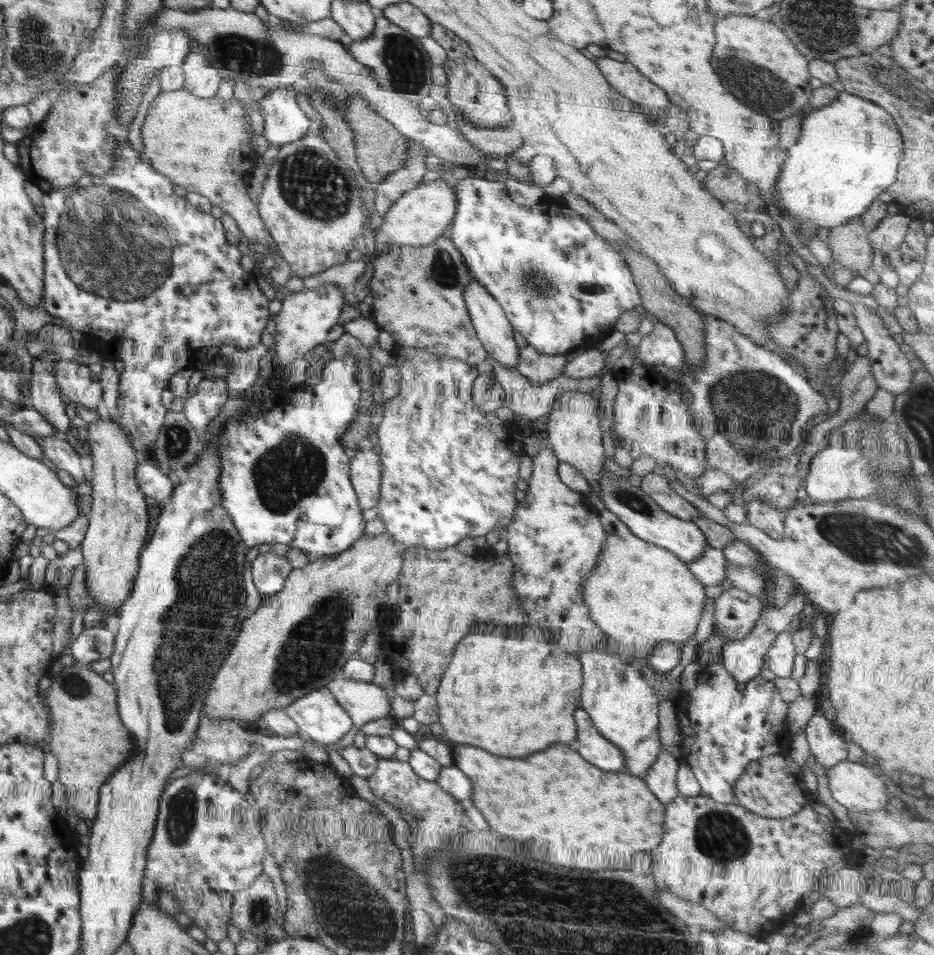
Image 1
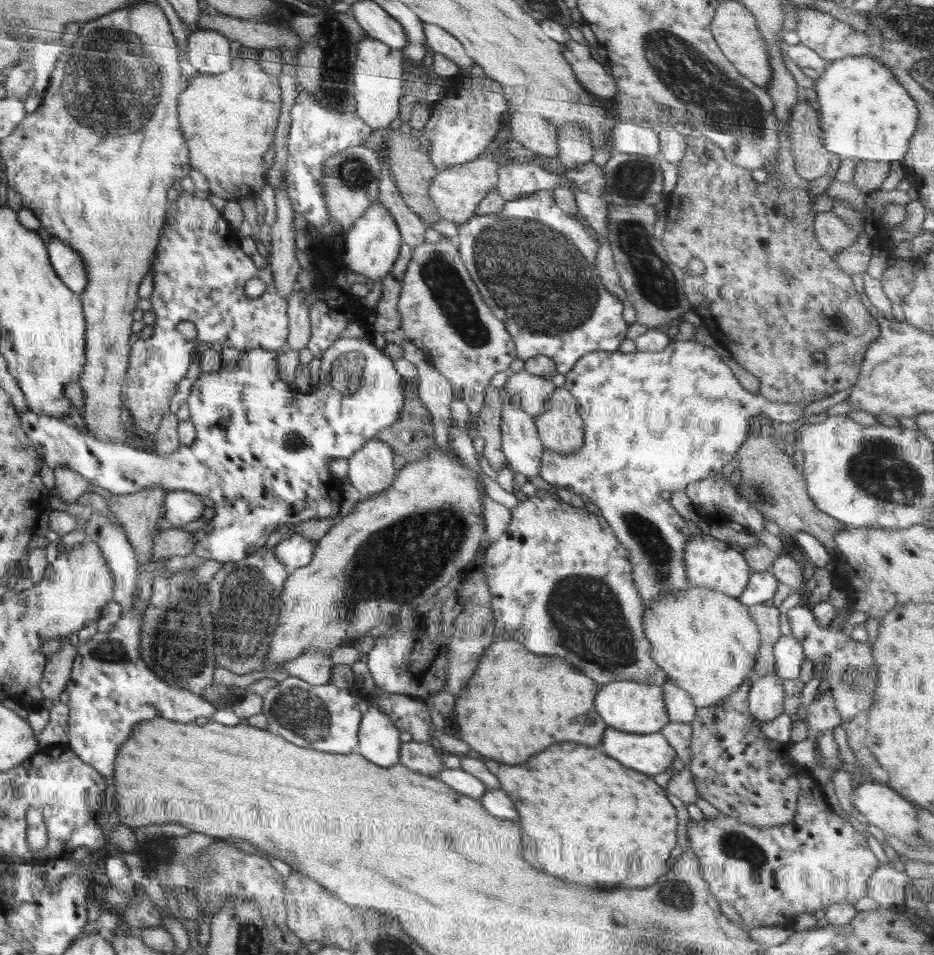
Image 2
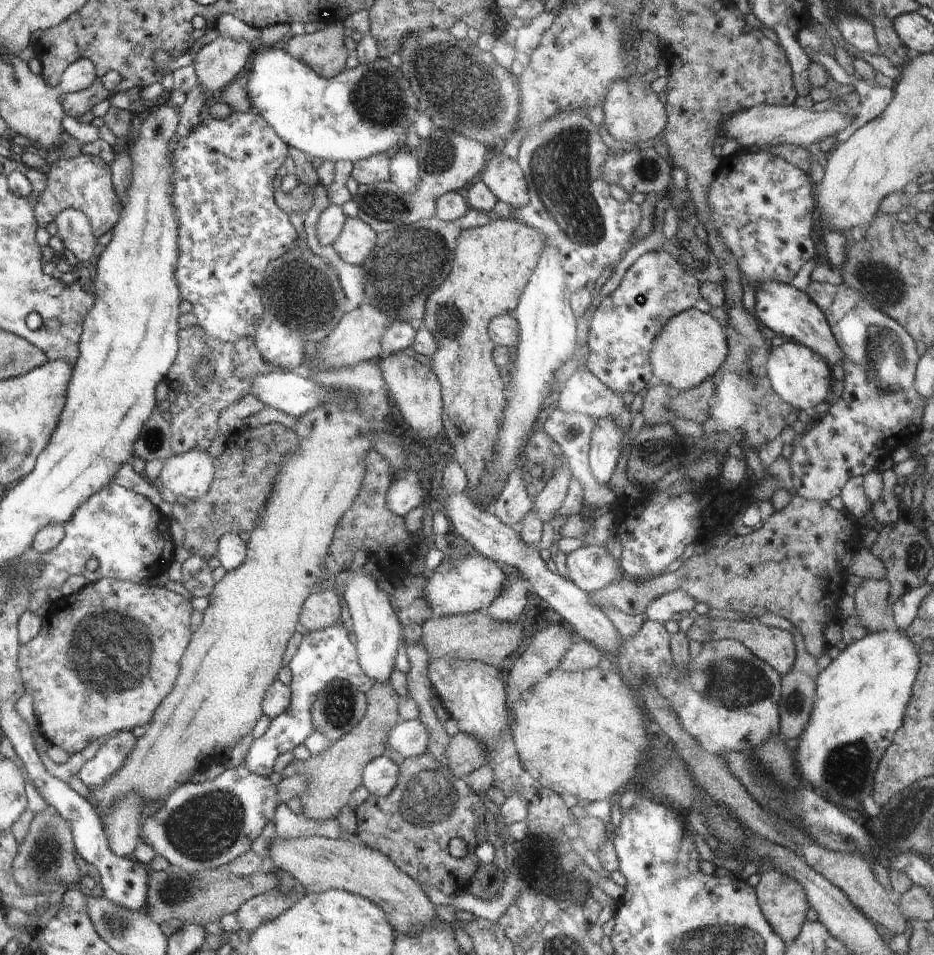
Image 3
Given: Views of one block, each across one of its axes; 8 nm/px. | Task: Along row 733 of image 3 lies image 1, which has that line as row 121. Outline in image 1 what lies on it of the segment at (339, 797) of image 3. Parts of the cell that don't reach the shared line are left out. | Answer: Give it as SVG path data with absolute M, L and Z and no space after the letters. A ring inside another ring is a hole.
M359 95L348 97L348 110L346 110L346 121L348 127L354 131L355 156L361 172L371 184L375 185L382 182L386 176L404 168L407 162L407 153L412 149L412 144L408 138L404 137L398 129L378 115L374 107L366 99Z

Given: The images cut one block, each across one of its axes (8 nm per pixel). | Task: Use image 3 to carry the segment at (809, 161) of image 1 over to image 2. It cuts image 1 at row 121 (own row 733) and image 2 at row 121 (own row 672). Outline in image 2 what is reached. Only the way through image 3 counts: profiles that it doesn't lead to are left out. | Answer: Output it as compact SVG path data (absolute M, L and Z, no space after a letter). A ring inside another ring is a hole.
M862 56L862 57L843 57L840 60L829 62L824 72L821 72L820 78L815 81L815 88L811 95L818 99L818 106L820 106L820 124L821 124L821 139L823 145L826 145L826 150L832 154L836 154L840 161L846 159L868 159L868 161L900 161L902 162L906 152L909 150L909 142L914 132L916 132L916 125L918 124L918 107L915 100L910 98L910 94L906 93L906 89L896 81L896 77L892 75L889 68L886 68L884 64L880 63L878 59L874 57Z

